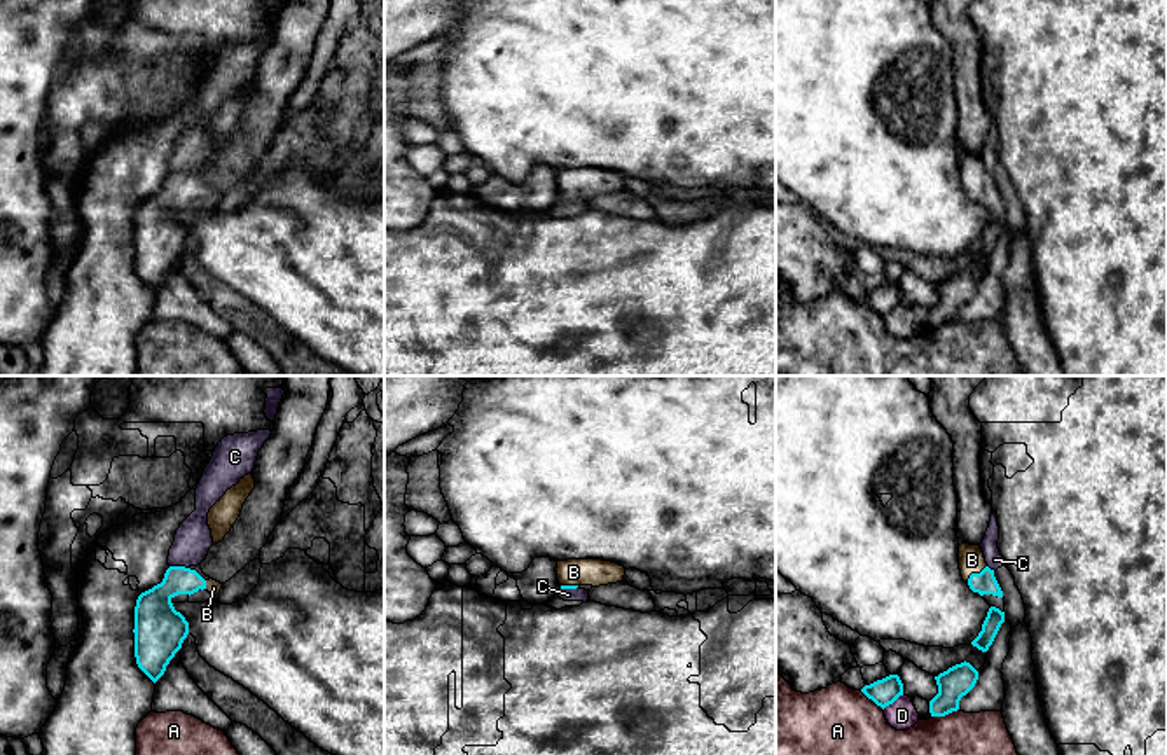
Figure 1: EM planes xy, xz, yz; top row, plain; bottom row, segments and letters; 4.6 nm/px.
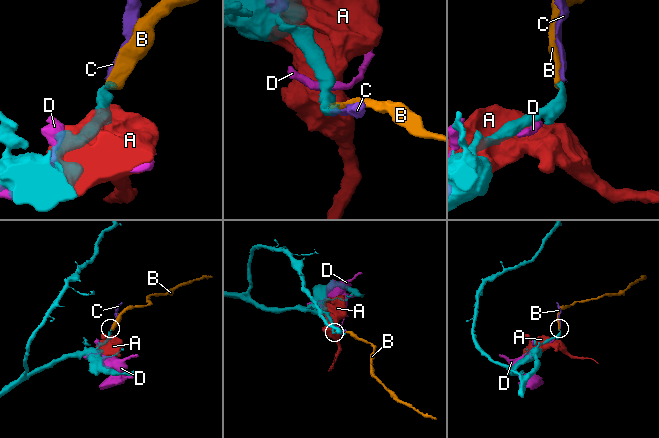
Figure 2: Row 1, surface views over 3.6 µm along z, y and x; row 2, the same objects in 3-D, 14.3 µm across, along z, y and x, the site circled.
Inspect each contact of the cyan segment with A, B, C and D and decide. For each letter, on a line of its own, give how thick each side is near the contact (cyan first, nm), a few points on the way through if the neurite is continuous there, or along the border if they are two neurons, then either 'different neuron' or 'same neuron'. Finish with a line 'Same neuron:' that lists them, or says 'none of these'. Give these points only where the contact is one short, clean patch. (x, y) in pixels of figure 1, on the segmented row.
A: calibres 140 and 200 nm; different neuron
B: calibres 110 and 120 nm; same neuron
C: calibres 190 and 170 nm; border xy (170, 565), (184, 565), (187, 568); different neuron
D: calibres 120 and 140 nm; different neuron
Same neuron: B

